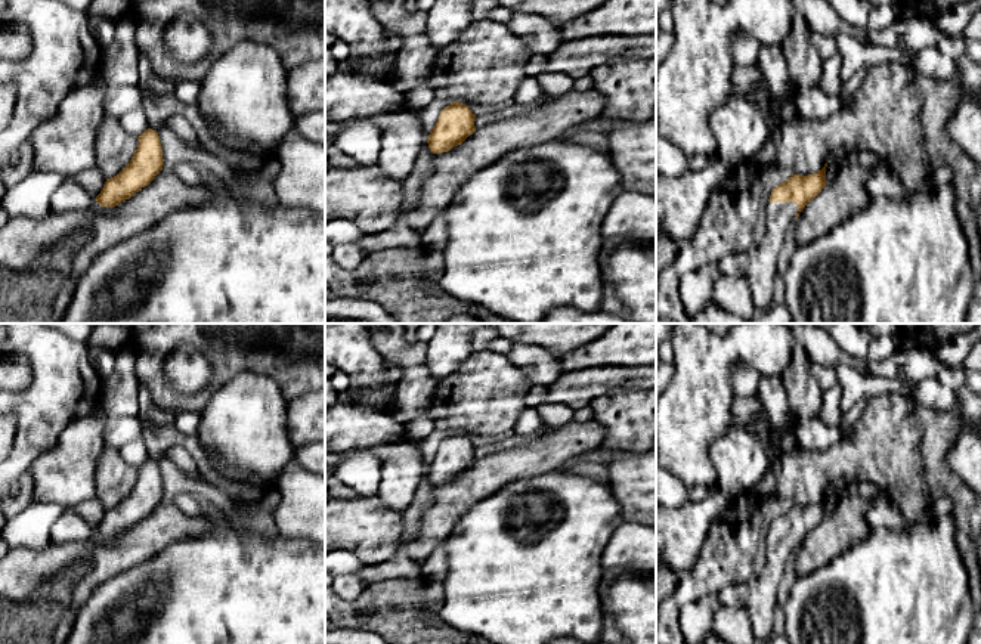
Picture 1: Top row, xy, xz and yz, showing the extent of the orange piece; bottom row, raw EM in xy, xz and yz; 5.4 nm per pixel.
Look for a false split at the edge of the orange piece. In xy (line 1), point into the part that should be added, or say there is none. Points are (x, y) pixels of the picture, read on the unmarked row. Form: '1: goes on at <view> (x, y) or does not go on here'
1: does not go on here

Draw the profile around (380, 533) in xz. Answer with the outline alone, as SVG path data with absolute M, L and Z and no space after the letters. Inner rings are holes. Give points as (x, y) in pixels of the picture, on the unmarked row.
M595 419L587 422L570 421L550 434L541 434L527 445L476 459L461 476L448 483L433 484L431 507L421 514L420 532L409 542L405 541L402 511L387 508L378 495L358 496L356 499L329 496L325 502L325 552L349 551L365 566L372 566L393 558L405 548L406 554L421 564L440 544L448 541L454 526L471 507L513 480L558 470L575 456L603 448L604 436L604 427Z

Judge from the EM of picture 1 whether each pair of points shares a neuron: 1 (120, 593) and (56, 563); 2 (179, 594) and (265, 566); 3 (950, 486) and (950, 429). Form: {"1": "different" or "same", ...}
{"1": "different", "2": "same", "3": "same"}

